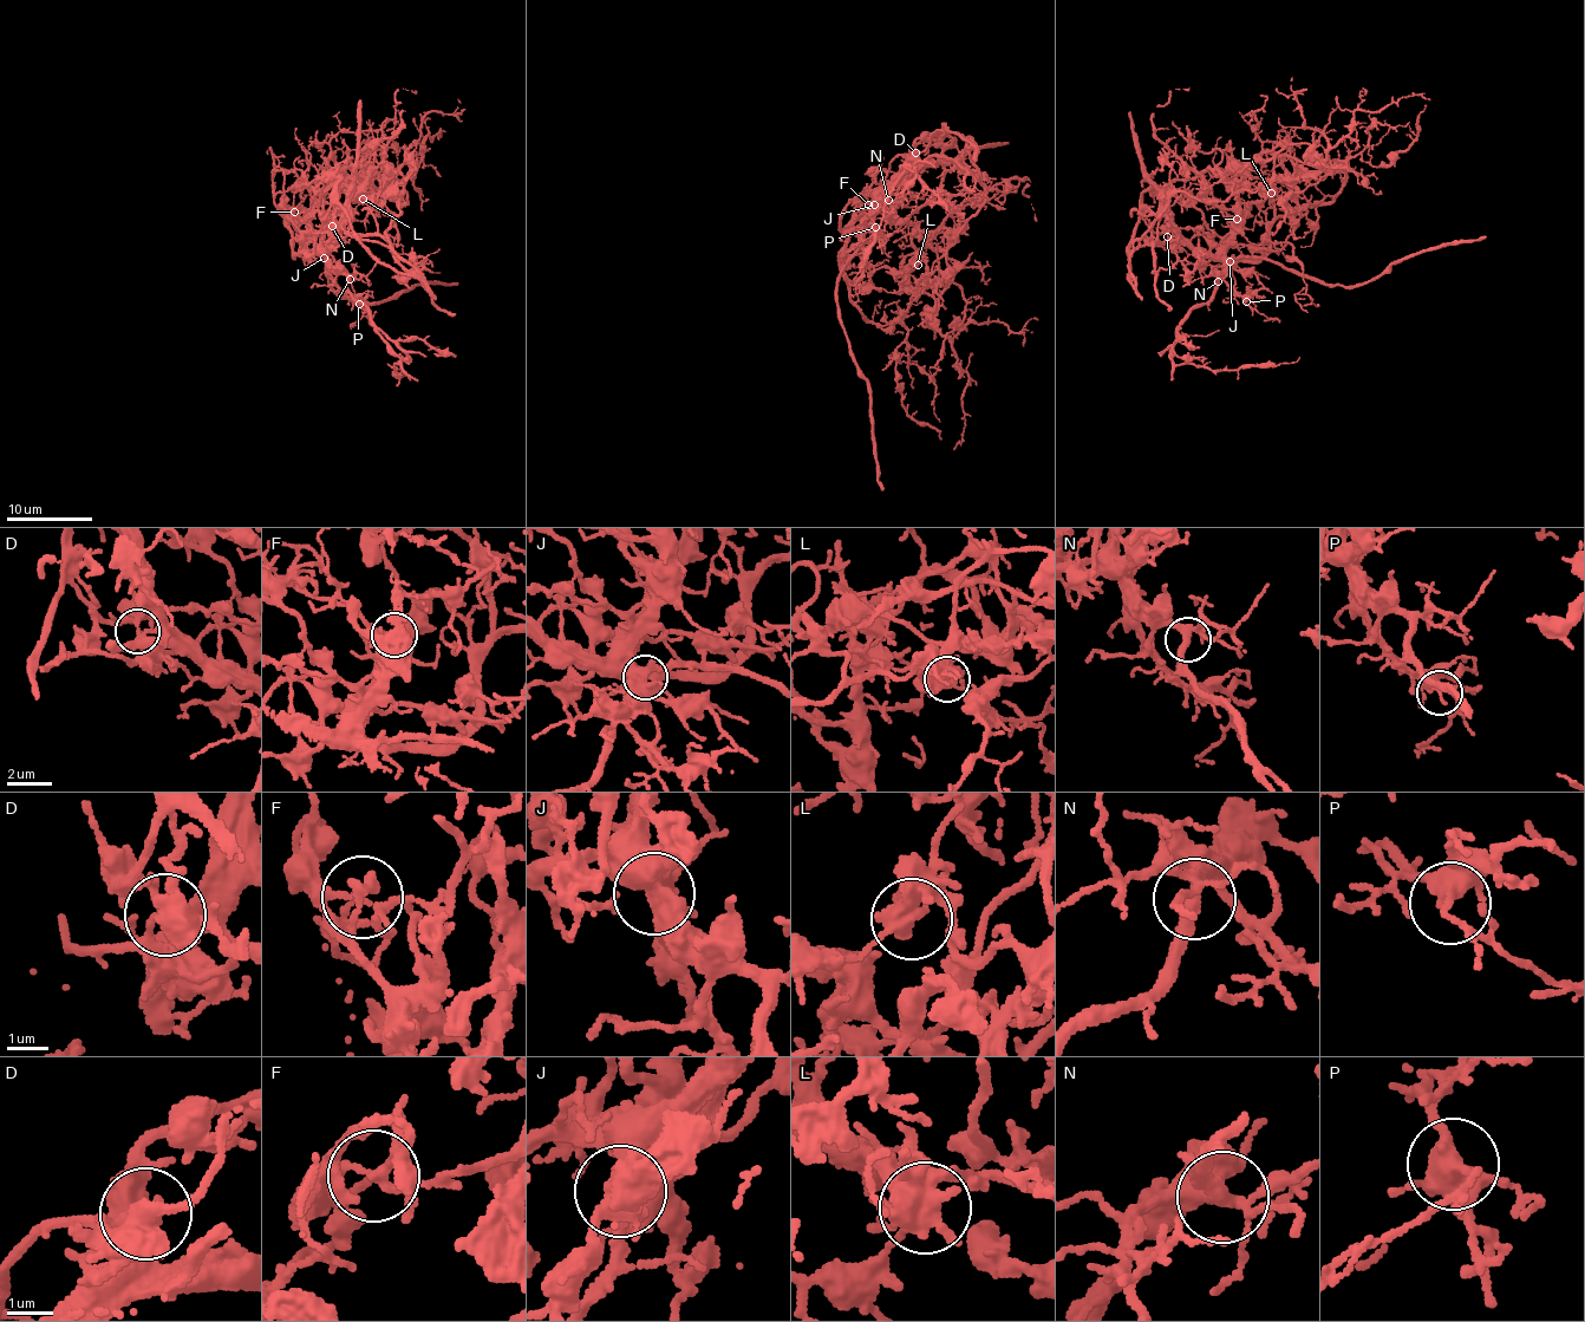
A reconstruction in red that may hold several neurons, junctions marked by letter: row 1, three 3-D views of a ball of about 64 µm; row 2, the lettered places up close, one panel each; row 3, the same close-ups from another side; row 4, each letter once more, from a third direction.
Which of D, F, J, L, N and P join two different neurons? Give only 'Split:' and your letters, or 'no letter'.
Split: D, F, L

